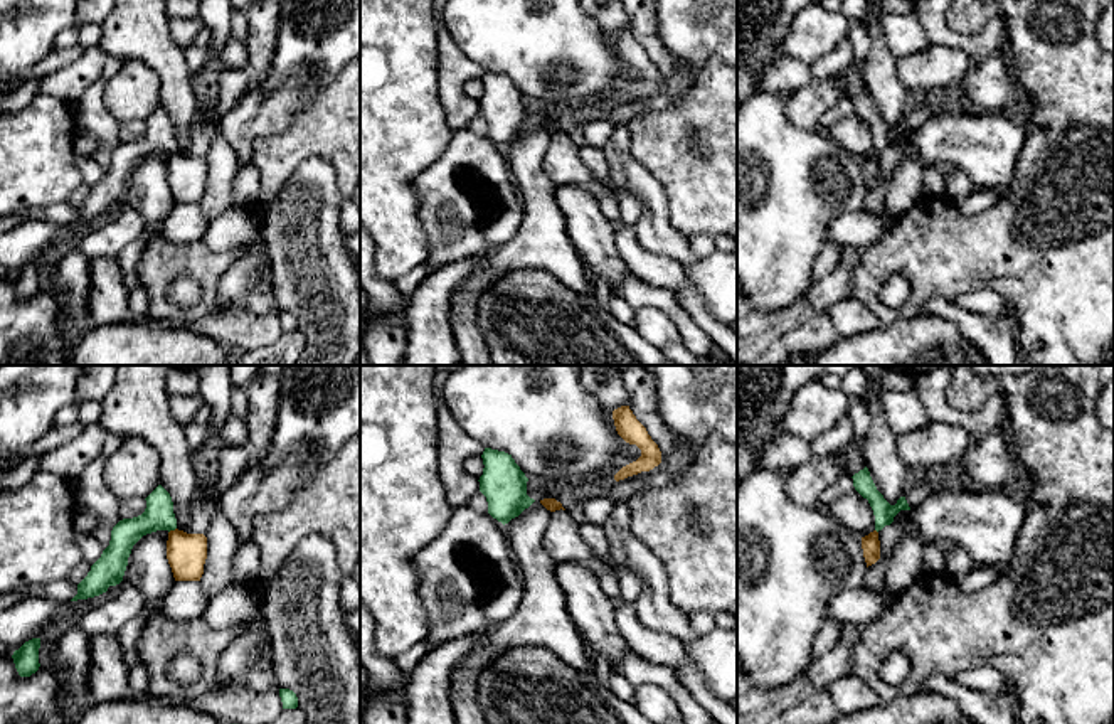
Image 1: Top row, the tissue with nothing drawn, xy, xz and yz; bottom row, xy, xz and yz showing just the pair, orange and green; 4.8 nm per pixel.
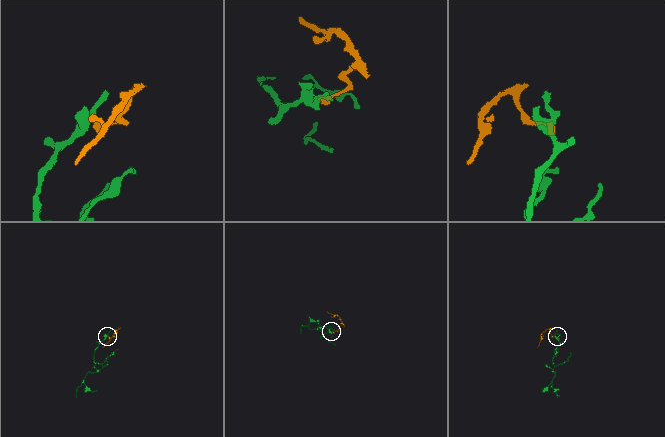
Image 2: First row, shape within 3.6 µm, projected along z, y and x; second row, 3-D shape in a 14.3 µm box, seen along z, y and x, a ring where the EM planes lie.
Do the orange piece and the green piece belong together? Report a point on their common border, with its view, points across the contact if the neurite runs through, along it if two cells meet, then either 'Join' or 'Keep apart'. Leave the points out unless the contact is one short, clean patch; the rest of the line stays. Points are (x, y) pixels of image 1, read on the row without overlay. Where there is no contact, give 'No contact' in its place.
Touches orange at xy (172, 154). Boundary: xy (175, 150), (169, 155). Keep apart

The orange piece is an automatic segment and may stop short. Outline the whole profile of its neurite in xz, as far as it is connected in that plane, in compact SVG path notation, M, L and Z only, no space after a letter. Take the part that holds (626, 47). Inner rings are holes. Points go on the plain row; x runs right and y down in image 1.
M621 29L613 34L613 42L618 57L629 67L636 67L641 72L641 79L623 89L614 103L624 103L628 99L638 98L641 94L650 94L661 86L661 74L658 67L651 62L646 51L636 42L629 29Z

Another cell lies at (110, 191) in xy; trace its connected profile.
M158 108L146 121L141 138L119 143L111 153L109 168L91 189L88 199L77 207L77 217L71 224L88 222L108 214L123 204L133 168L146 157L175 153L177 141L170 116Z

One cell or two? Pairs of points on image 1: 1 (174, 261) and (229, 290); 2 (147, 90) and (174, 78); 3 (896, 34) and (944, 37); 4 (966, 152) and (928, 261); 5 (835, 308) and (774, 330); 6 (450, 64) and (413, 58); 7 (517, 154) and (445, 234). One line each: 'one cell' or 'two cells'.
1: two cells
2: two cells
3: two cells
4: two cells
5: one cell
6: two cells
7: two cells

